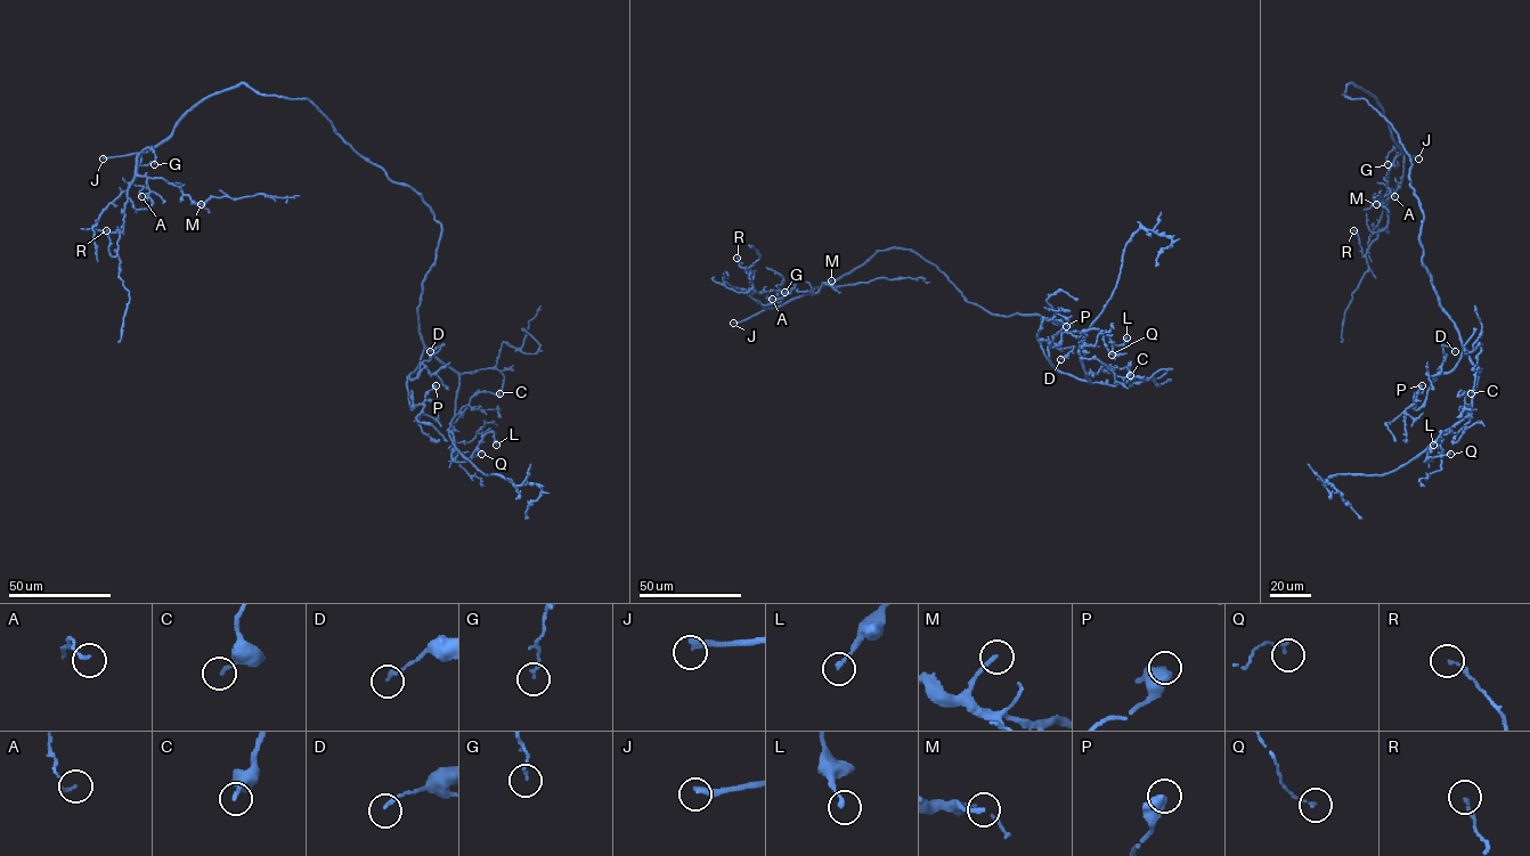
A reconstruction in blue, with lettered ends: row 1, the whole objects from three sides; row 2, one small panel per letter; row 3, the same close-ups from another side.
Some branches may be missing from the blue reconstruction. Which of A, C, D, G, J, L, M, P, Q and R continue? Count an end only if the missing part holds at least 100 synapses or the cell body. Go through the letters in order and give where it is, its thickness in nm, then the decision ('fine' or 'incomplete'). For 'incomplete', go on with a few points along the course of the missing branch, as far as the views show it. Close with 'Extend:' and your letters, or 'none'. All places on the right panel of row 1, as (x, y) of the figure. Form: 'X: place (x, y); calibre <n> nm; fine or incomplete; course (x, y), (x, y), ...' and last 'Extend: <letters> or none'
A: place (1394, 196); calibre 130 nm; fine
C: place (1471, 393); calibre 160 nm; fine
D: place (1455, 351); calibre 160 nm; fine
G: place (1388, 164); calibre 110 nm; fine
J: place (1418, 159); calibre 320 nm; incomplete; course (1418, 159), (1441, 154)
L: place (1433, 445); calibre 180 nm; fine
M: place (1376, 204); calibre 200 nm; fine
P: place (1422, 385); calibre 420 nm; fine
Q: place (1450, 454); calibre 130 nm; fine
R: place (1353, 230); calibre 150 nm; fine
Extend: J

